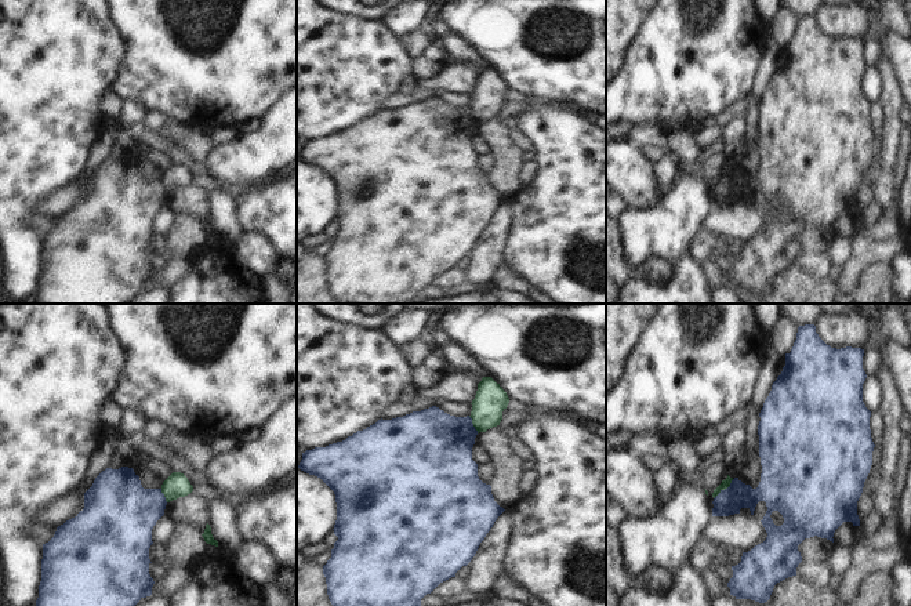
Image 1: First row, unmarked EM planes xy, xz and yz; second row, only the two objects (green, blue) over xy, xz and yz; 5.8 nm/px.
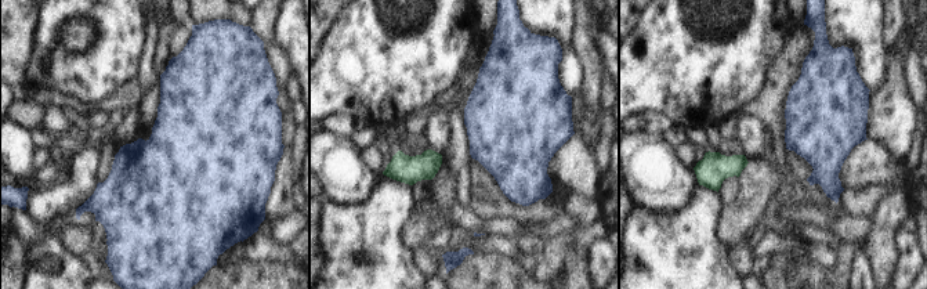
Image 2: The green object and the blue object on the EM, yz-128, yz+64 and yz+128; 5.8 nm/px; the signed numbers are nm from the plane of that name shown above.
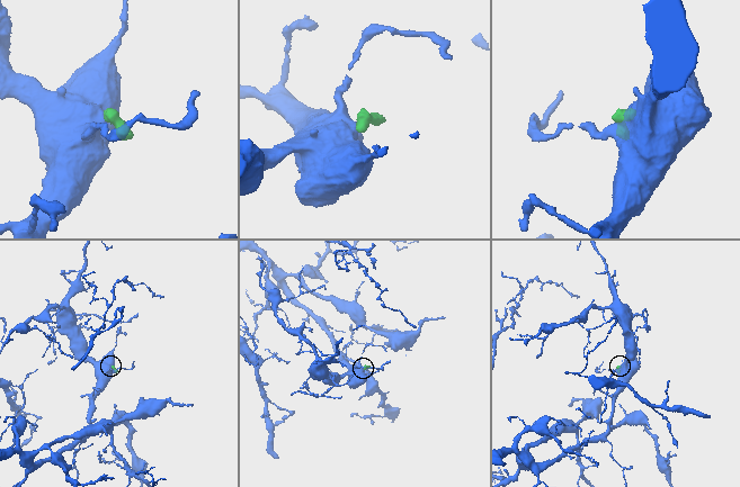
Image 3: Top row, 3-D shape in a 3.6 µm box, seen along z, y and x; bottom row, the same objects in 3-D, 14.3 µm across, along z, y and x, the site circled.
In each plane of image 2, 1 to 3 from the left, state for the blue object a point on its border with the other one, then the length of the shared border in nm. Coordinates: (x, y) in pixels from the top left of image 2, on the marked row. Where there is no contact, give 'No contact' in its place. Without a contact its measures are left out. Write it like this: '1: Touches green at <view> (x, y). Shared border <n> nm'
1: No contact
2: No contact
3: No contact.

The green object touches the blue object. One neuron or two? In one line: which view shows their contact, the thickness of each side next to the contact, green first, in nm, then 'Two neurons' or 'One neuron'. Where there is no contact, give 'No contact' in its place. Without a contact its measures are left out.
Touches green in yz. Thickness 50 nm (green) against 160 nm. Two neurons.

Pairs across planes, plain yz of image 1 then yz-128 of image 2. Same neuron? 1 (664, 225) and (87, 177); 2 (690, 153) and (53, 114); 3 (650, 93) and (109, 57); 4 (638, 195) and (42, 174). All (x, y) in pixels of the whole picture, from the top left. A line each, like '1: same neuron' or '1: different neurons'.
1: same neuron
2: same neuron
3: same neuron
4: different neurons

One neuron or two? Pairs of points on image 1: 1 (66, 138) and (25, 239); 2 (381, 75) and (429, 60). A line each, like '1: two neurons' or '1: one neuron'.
1: one neuron
2: two neurons

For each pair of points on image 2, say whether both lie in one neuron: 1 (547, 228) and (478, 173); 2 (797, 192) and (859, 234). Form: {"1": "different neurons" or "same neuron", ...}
{"1": "different neurons", "2": "different neurons"}

